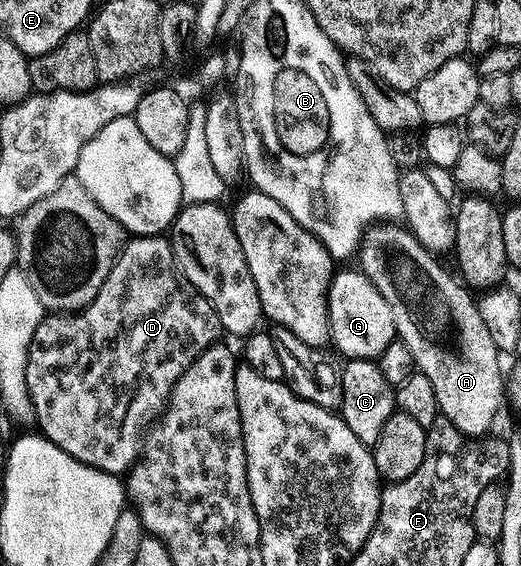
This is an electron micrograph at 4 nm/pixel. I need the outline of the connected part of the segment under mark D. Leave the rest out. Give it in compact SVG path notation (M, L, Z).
M165 235L155 237L134 236L132 239L126 240L121 247L121 254L117 257L117 261L107 275L107 279L103 279L103 287L99 287L99 291L90 305L74 314L50 312L42 317L39 327L35 327L35 335L31 339L31 347L27 355L27 385L29 387L29 398L33 400L33 416L36 428L41 428L38 430L43 436L63 451L67 451L67 455L71 455L96 469L102 469L105 473L124 474L129 466L137 460L139 434L142 432L141 420L152 409L157 411L164 406L169 390L173 388L173 384L177 382L179 375L183 375L183 371L187 371L187 367L191 367L191 363L206 347L218 340L217 333L219 334L219 326L215 307L211 307L208 299L181 274L181 269L177 265L177 260L173 254L172 240Z

